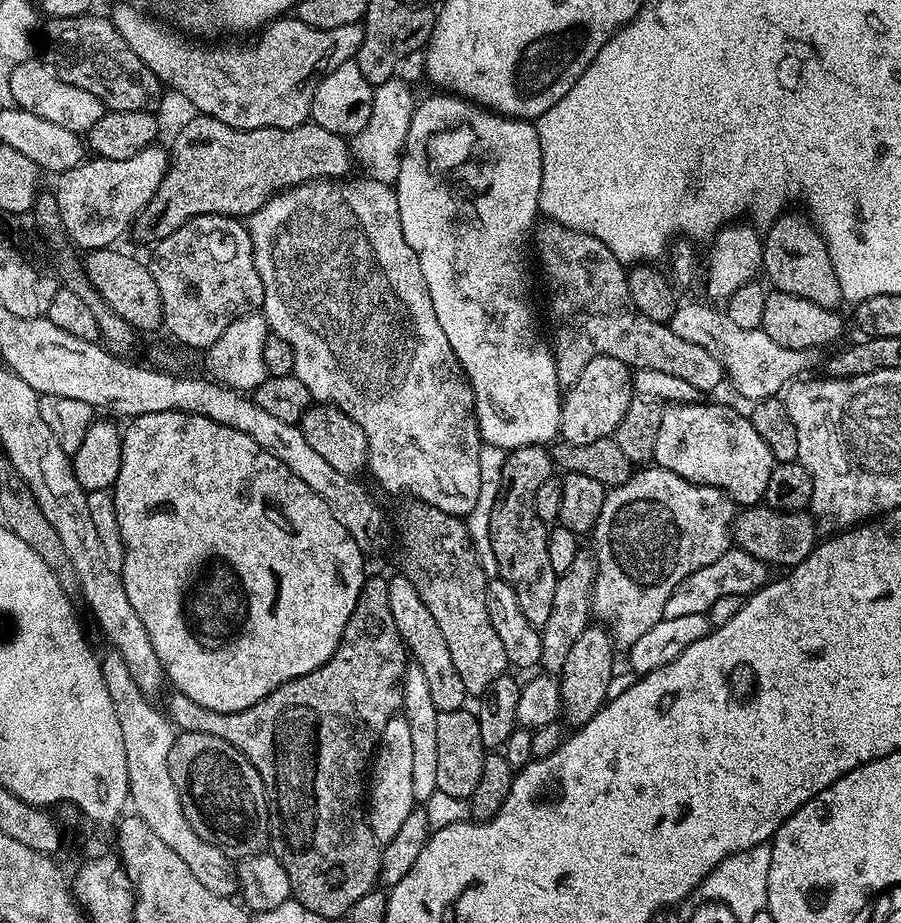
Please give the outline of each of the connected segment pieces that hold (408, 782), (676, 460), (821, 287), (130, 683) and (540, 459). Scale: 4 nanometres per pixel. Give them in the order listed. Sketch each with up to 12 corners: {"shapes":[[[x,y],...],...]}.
{"shapes":[[[386,722],[370,764],[366,819],[393,840],[417,803],[410,722]],[[669,404],[654,460],[756,506],[776,467],[728,404]],[[807,215],[763,233],[777,292],[839,309],[828,243]],[[120,652],[99,657],[126,742],[131,807],[219,896],[229,857],[184,817],[168,755],[177,729]],[[509,451],[490,514],[499,579],[526,622],[550,619],[558,573],[534,494],[552,454]]]}

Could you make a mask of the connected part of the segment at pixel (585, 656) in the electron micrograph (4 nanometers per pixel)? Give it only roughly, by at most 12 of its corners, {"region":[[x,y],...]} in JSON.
{"region":[[578,634],[558,673],[563,719],[590,722],[608,700],[614,641]]}

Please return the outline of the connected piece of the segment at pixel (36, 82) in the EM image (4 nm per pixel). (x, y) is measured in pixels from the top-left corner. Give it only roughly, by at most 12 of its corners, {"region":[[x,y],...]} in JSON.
{"region":[[43,59],[10,80],[15,107],[86,134],[106,111]]}

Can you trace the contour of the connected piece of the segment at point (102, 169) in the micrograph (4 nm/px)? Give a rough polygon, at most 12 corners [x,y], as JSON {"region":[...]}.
{"region":[[169,153],[88,158],[55,177],[62,226],[113,247],[152,201]]}

